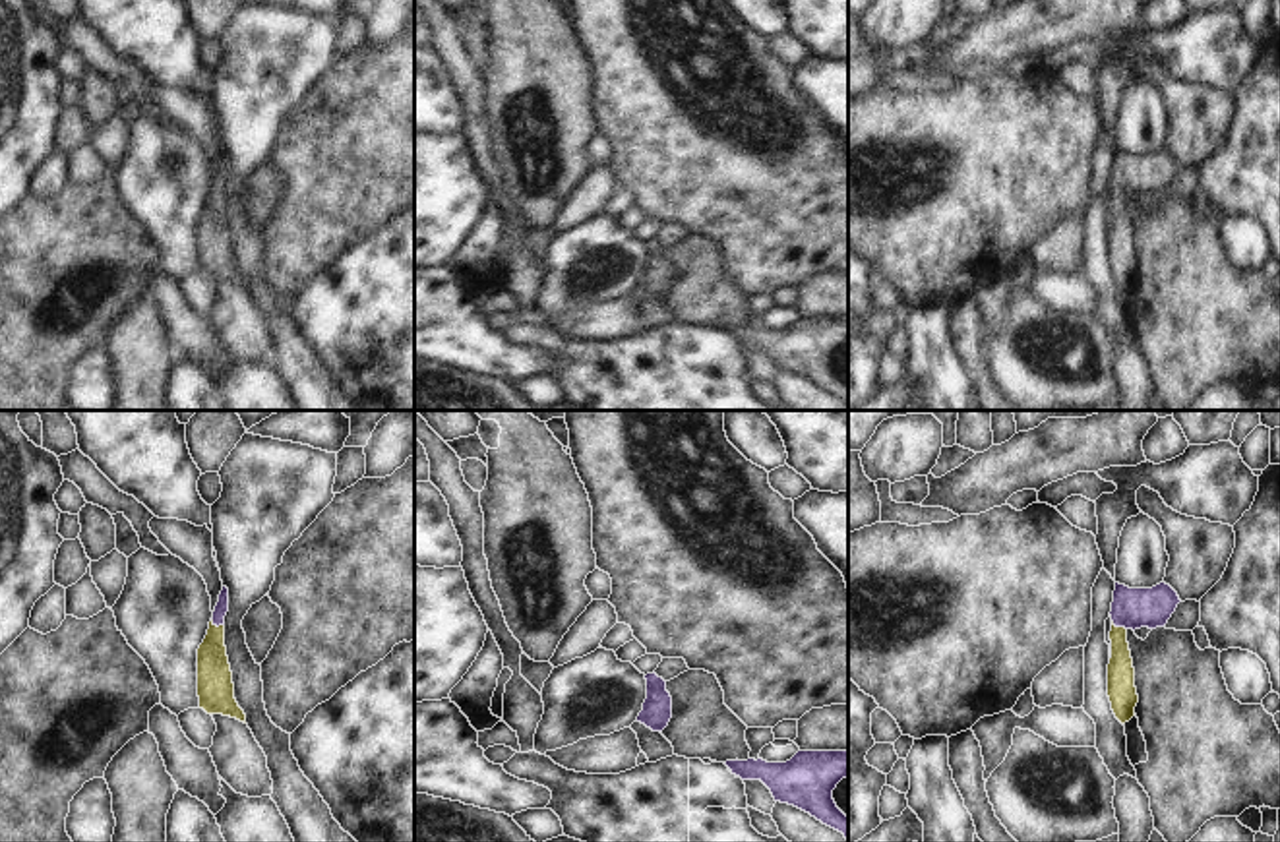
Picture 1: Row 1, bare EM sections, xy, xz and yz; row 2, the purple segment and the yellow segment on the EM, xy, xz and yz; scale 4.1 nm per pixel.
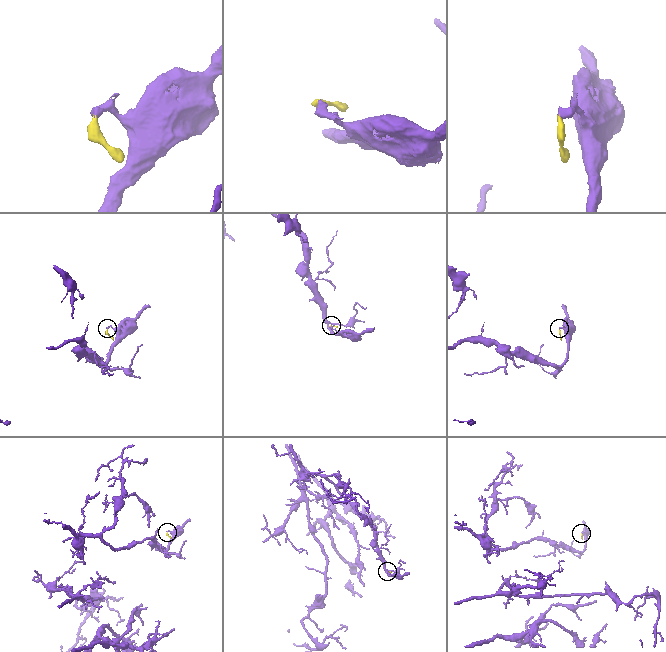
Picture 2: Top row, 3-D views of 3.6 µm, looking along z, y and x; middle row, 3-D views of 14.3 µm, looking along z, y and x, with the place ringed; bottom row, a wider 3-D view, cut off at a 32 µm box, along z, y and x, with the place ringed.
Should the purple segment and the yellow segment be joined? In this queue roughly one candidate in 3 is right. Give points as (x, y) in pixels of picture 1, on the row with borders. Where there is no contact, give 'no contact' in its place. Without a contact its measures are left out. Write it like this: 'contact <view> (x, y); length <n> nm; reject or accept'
contact xy (217, 626); length 70 nm; accept

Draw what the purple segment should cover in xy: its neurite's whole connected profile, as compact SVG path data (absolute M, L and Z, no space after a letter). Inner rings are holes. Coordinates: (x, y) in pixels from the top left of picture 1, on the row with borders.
M223 586L207 635L198 648L198 697L207 714L223 714L246 724L246 714L234 699L232 672L225 647L225 616L229 588Z

